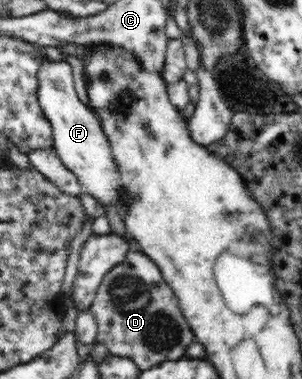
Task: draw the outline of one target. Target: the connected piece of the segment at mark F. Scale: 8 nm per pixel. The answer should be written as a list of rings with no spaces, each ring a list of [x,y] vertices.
[[[46,58],[39,64],[38,104],[50,122],[53,146],[64,166],[78,177],[87,196],[98,198],[104,208],[112,204],[122,209],[122,195],[125,195],[125,190],[118,190],[119,171],[114,155],[110,153],[98,116],[78,99],[72,76],[72,67],[65,61],[49,61]]]

